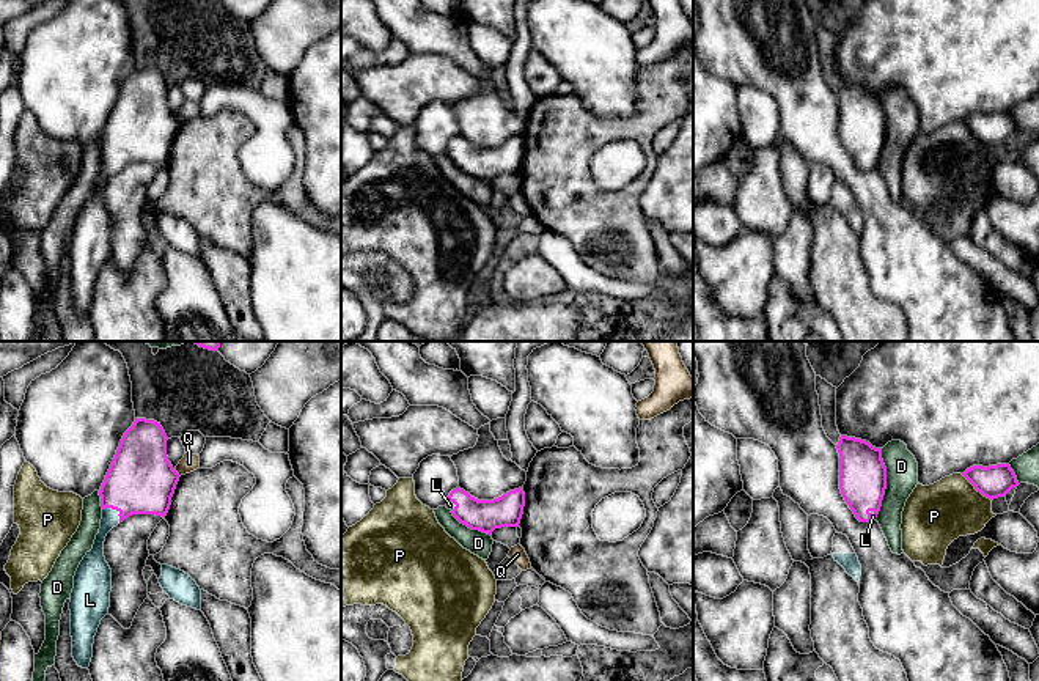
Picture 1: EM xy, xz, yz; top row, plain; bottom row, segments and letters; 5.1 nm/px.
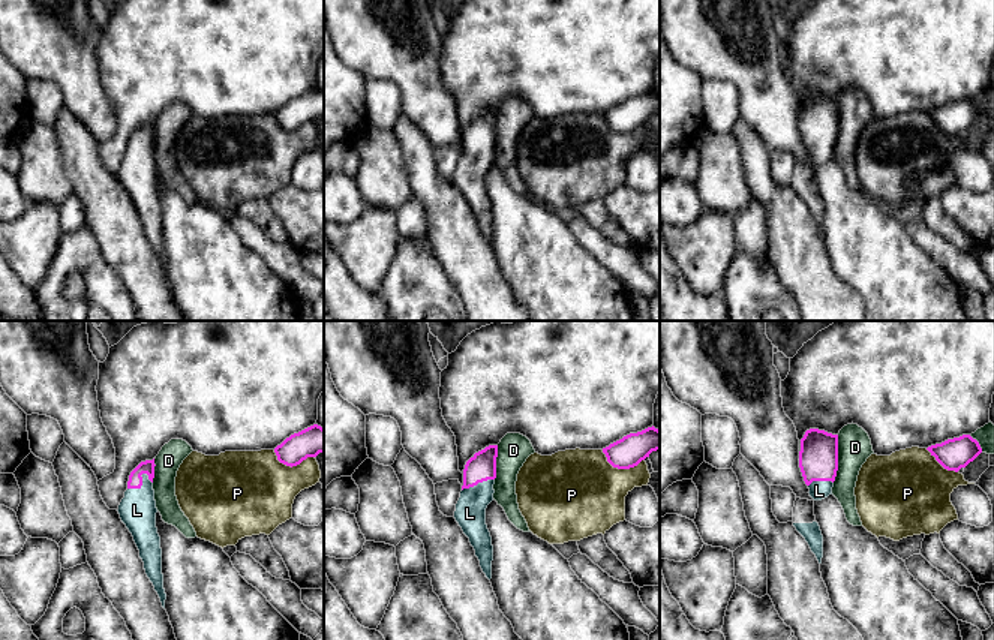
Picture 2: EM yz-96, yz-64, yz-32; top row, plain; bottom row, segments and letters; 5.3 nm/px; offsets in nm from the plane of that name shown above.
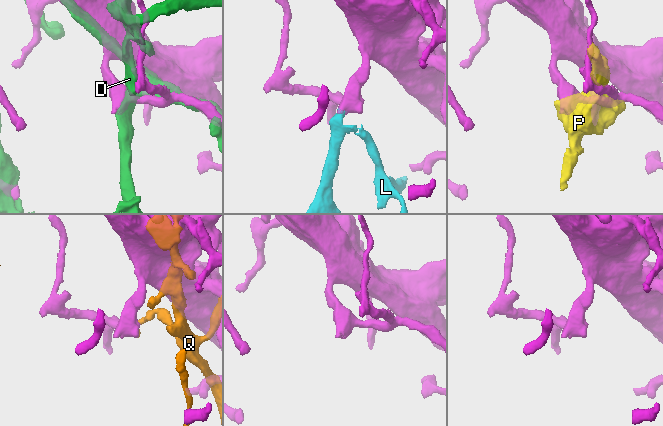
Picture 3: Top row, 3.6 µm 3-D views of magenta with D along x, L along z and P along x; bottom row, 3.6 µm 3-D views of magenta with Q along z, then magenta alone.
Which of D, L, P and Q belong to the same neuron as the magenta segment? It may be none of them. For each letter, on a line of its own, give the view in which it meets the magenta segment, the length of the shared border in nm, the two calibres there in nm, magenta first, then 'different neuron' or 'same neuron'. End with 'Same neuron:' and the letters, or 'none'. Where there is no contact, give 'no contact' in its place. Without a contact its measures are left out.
D: meets magenta in yz; contact 360 nm long; 240 nm thick on the magenta side, 160 nm on the other; different neuron
L: meets magenta in xy; contact 120 nm long; 340 nm thick on the magenta side, 90 nm on the other; same neuron
P: meets magenta in yz; contact 220 nm long; 170 nm thick on the magenta side, 320 nm on the other; different neuron
Q: meets magenta in xy; contact 50 nm long; 340 nm thick on the magenta side, 90 nm on the other; different neuron
Same neuron: L

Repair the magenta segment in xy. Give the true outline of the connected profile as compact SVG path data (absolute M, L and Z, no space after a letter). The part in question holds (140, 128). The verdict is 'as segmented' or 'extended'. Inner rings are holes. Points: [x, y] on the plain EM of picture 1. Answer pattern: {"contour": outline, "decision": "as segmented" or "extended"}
{"contour": "M135 66L101 134L101 176L75 219L69 245L72 305L82 316L90 315L94 283L110 255L112 217L104 204L107 181L132 162L165 165L170 157L179 121L168 109L167 88L160 71Z", "decision": "extended"}

